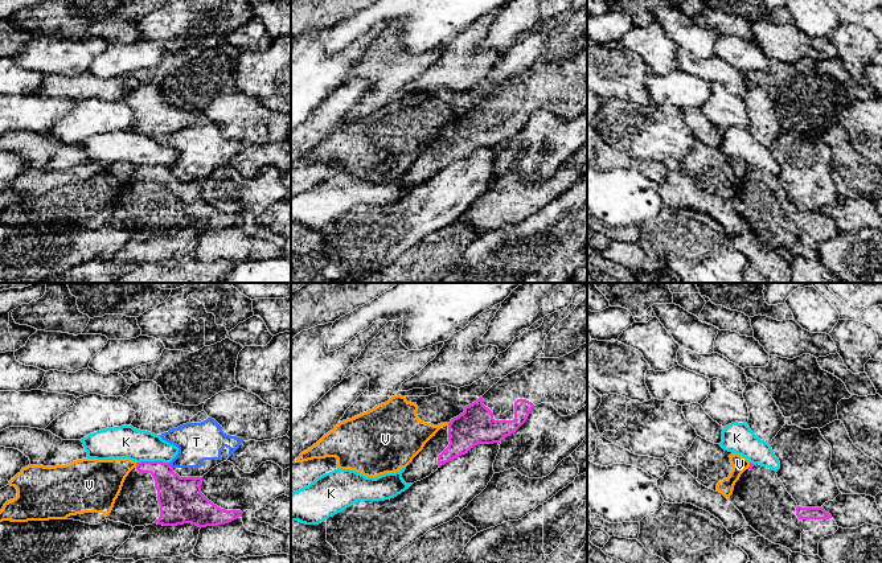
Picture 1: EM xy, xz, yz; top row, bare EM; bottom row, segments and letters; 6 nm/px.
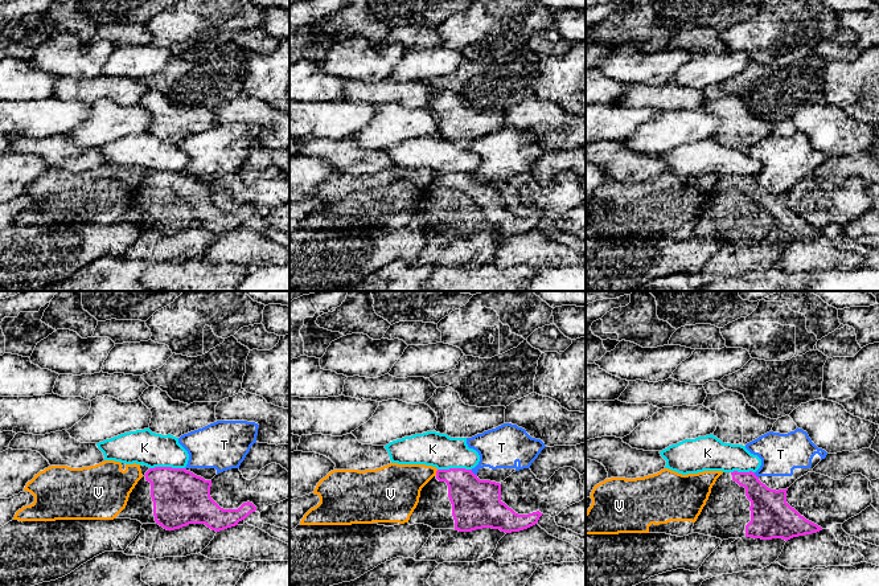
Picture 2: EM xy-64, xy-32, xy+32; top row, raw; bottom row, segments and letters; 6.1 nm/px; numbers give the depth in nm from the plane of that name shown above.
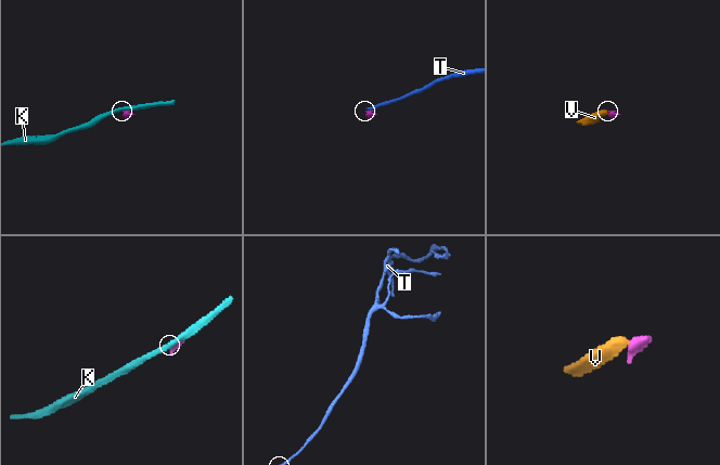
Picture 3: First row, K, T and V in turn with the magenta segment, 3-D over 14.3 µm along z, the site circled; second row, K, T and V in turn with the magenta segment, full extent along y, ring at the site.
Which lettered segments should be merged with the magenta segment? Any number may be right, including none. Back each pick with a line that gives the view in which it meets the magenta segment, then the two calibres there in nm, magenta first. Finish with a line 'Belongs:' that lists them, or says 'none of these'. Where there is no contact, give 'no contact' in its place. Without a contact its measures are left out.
Belongs: none of these

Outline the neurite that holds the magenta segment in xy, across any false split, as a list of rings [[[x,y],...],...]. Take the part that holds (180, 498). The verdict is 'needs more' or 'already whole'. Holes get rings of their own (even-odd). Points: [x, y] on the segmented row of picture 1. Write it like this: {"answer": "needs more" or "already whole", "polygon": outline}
{"answer": "needs more", "polygon": [[[140,461],[126,477],[122,490],[106,519],[135,526],[177,526],[192,523],[198,527],[229,523],[242,515],[241,510],[225,510],[201,493],[202,477],[180,477],[169,463]]]}

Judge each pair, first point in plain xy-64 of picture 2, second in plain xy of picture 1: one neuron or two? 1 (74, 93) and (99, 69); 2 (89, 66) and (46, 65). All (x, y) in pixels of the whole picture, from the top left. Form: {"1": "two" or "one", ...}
{"1": "two", "2": "one"}

